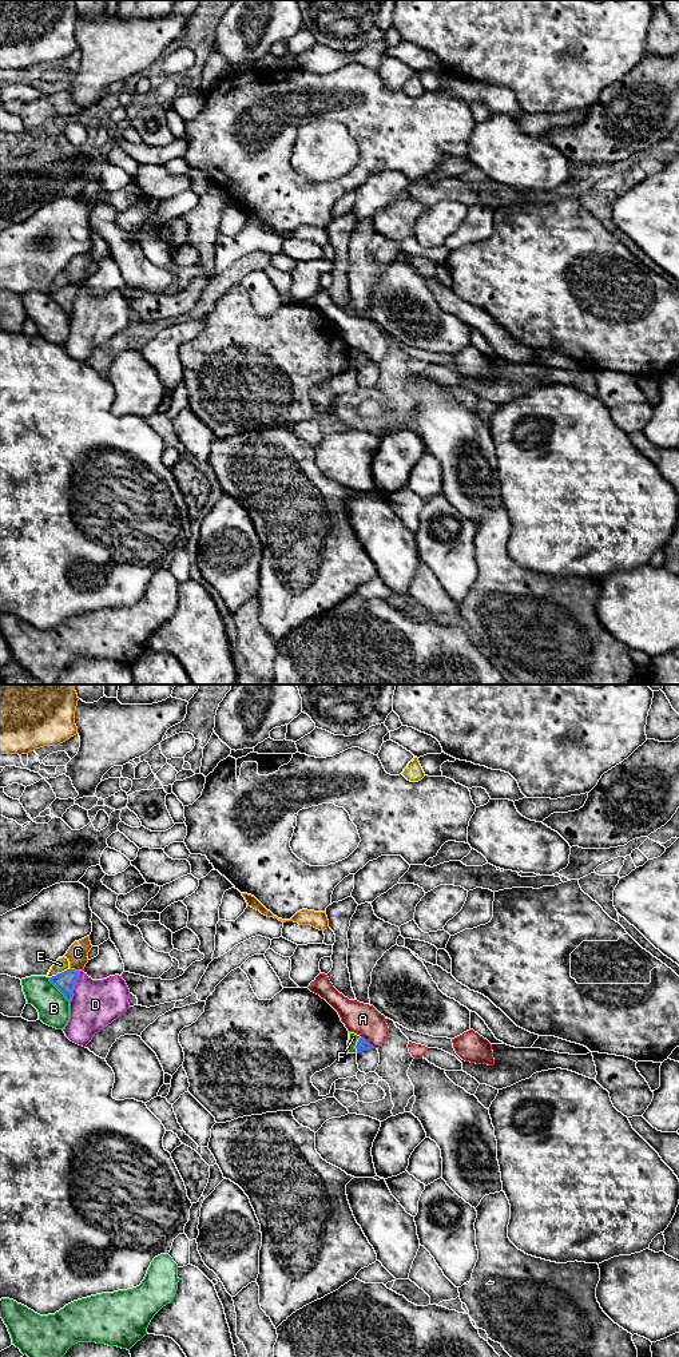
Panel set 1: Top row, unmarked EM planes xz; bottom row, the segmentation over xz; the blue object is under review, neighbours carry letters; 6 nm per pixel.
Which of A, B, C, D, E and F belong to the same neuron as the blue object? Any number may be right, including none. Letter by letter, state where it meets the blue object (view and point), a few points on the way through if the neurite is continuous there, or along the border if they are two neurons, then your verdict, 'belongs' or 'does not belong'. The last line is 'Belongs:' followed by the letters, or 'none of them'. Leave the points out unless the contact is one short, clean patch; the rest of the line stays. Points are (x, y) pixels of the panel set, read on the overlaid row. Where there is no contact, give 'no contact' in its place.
A: meets blue in xz at (366, 1042); does not belong
B: meets blue in xz at (58, 988); does not belong
C: meets blue in xz at (74, 969); does not belong
D: meets blue in xz at (74, 985); does not belong
E: meets blue in xz at (58, 973); does not belong
F: meets blue in xz at (357, 1044); border along xz (360, 1036), (356, 1052); does not belong
Belongs: none of them

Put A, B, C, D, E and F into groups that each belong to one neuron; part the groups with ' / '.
A / B / C / D / E / F

